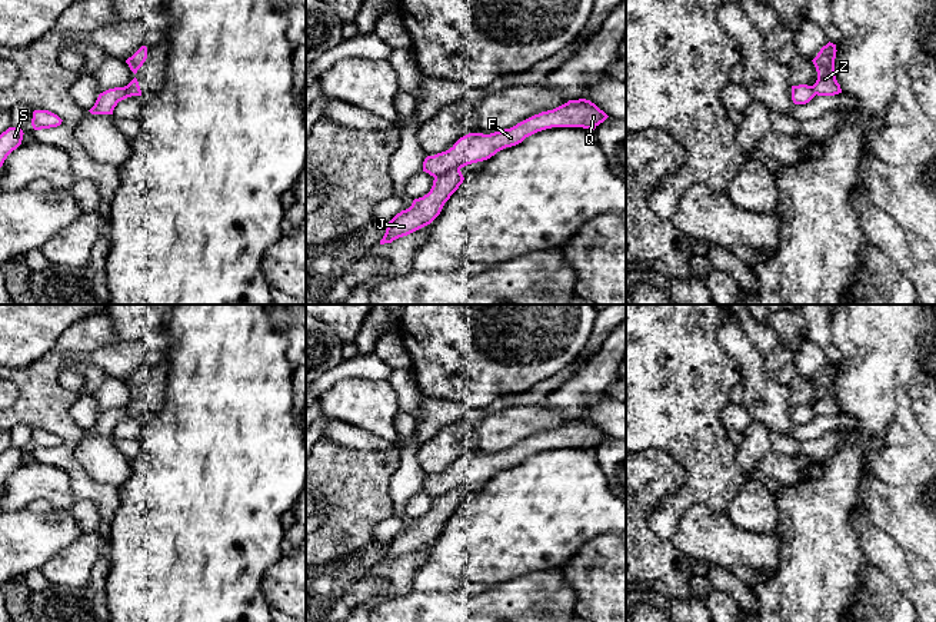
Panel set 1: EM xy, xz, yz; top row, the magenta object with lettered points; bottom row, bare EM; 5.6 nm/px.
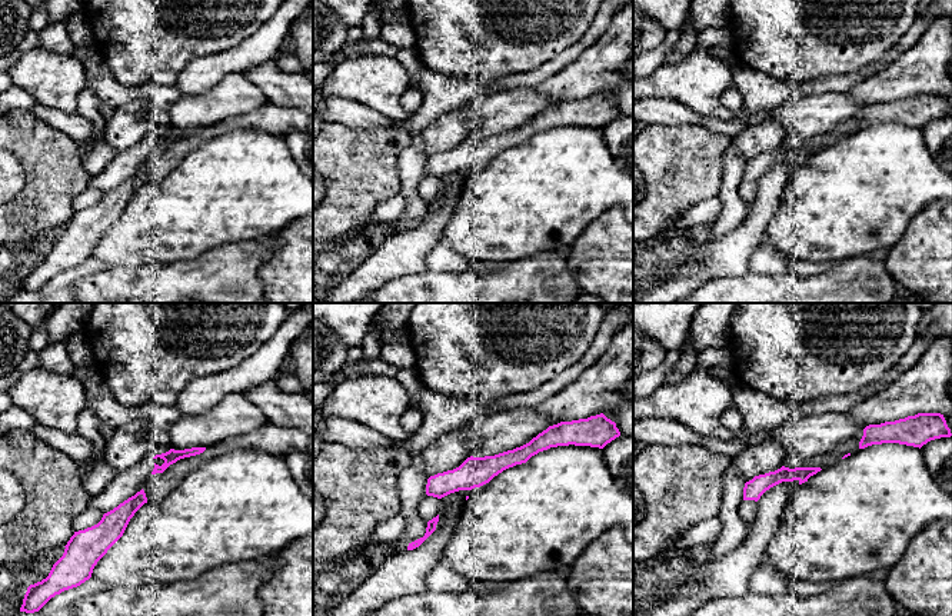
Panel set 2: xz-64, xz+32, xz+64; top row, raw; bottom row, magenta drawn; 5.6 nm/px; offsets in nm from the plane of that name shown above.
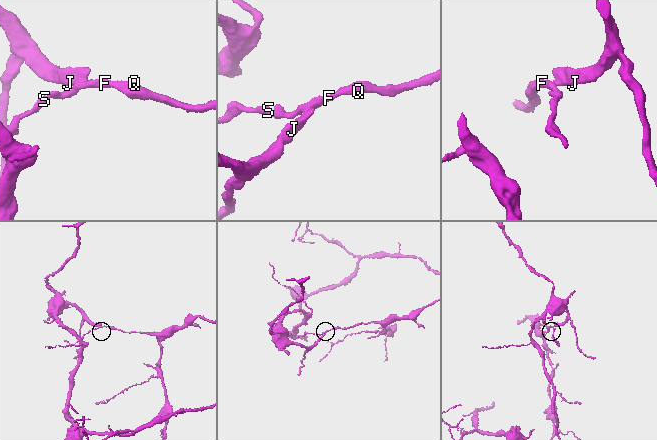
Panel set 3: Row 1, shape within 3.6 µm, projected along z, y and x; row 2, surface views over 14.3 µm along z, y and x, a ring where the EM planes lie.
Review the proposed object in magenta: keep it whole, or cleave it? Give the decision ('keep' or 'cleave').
cleave

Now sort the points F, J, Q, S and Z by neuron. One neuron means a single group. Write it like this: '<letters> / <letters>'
F Q S / J Z

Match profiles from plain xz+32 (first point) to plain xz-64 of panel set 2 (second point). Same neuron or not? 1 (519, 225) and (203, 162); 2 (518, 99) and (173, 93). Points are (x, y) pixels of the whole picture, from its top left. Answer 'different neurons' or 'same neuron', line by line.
1: same neuron
2: different neurons

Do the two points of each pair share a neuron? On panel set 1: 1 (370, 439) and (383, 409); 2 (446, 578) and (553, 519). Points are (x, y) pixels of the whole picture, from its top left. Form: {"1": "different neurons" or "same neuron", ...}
{"1": "different neurons", "2": "same neuron"}

